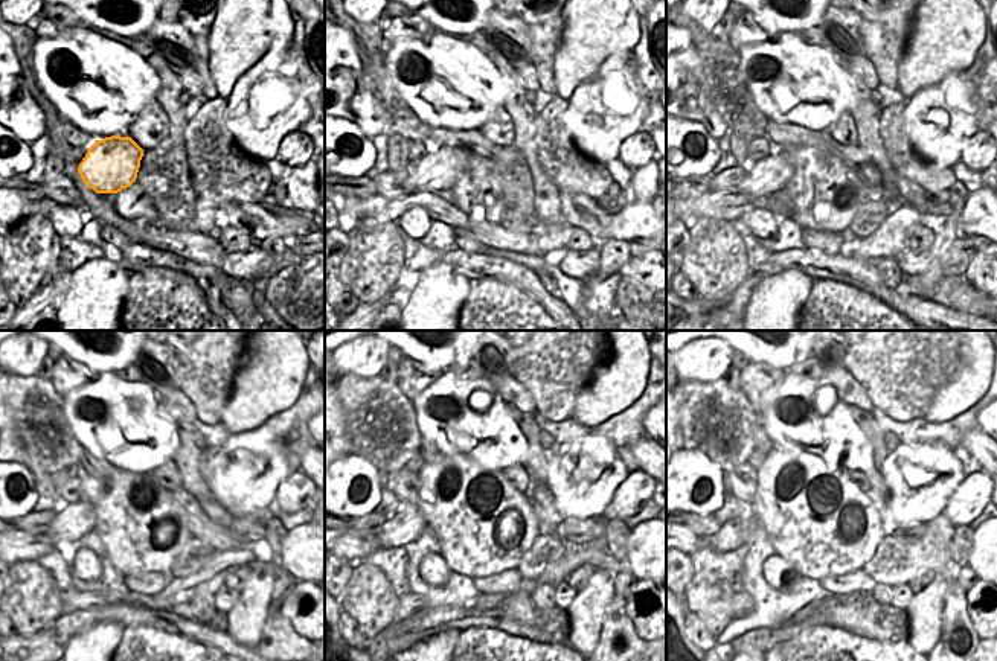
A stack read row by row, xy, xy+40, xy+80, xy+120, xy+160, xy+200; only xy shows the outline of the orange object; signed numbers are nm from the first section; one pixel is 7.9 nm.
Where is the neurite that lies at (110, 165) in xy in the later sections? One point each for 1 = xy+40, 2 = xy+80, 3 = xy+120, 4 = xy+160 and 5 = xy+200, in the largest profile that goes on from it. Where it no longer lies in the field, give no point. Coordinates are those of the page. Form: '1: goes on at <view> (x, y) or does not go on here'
1: goes on at xy+40 (439, 171)
2: goes on at xy+80 (773, 172)
3: goes on at xy+120 (72, 521)
4: goes on at xy+160 (409, 523)
5: goes on at xy+200 (734, 533)

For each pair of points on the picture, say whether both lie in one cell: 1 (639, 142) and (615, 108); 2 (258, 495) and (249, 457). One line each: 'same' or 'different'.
1: different
2: same

